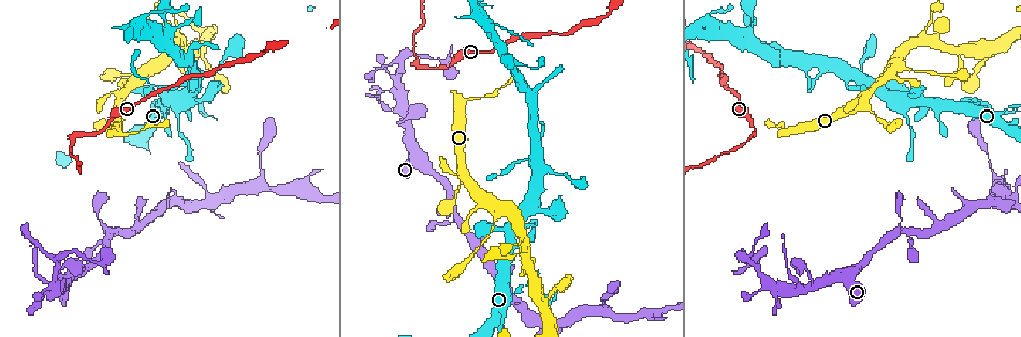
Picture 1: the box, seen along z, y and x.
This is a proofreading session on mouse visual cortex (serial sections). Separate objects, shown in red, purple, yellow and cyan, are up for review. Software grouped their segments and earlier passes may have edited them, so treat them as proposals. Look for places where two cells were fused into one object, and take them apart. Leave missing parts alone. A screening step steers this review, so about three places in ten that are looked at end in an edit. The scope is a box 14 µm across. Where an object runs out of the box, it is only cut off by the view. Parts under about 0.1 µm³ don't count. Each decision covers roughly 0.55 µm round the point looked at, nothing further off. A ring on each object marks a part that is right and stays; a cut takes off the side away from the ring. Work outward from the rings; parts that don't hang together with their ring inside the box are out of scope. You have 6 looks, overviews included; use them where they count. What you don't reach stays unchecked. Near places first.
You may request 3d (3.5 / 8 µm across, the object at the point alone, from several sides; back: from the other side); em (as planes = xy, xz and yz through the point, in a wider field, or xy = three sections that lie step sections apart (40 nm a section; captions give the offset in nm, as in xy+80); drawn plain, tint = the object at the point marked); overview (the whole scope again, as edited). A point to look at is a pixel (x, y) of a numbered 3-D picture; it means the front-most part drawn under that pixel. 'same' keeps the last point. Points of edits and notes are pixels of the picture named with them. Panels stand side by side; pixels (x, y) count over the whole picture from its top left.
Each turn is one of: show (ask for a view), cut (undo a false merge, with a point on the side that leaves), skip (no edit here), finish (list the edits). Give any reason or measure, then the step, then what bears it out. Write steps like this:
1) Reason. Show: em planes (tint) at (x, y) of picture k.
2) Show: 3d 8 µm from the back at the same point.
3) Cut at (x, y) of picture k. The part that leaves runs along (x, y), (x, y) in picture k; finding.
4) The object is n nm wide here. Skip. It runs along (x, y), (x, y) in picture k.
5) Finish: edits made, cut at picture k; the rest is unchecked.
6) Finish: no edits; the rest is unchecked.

Show: 3d 3.5 µm at (789, 133) of picture 1.

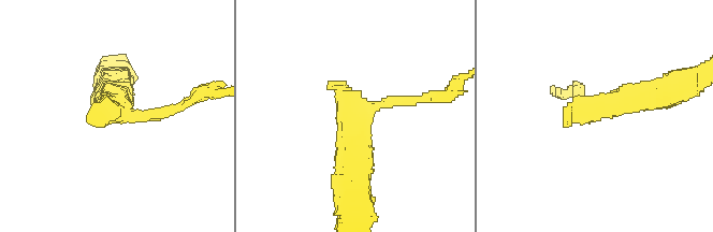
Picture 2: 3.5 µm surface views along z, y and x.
Shape alone is not enough. Show: em xy step 5 (tint) at (114, 107) of picture 2.

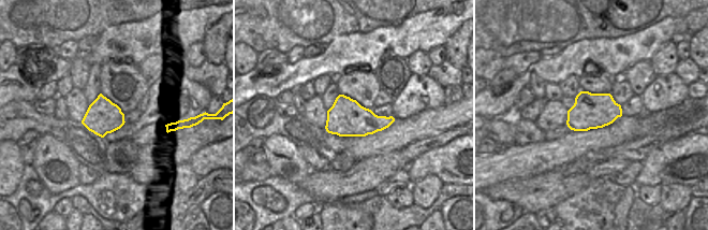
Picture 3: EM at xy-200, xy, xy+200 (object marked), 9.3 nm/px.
Skip. It runs along (354, 184), (354, 113), (420, 99) in picture 2; one cell here.

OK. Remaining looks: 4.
Sharp bend. Show: 3d 3.5 µm from the back at (522, 287) of picture 1.

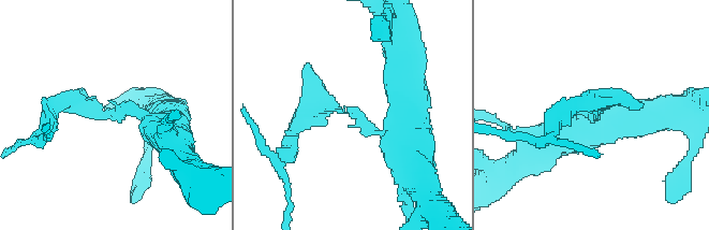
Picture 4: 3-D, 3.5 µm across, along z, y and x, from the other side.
Show: em xy step 1 (tint) at (596, 113) of picture 4.

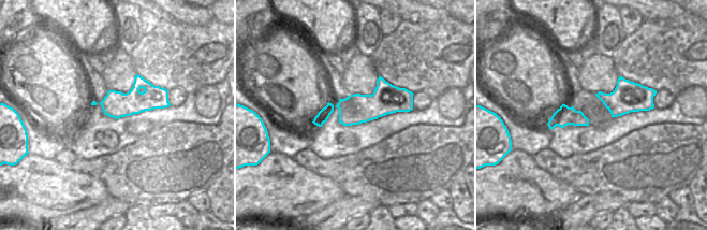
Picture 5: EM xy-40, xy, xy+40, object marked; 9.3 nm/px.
Cut at (614, 91) of picture 4. The part that leaves runs along (345, 113), (306, 115), (280, 154) in picture 4; two cells meet here.

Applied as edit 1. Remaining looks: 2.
Sharp bend. Show: 3d 3.5 µm at (418, 66) of picture 1.

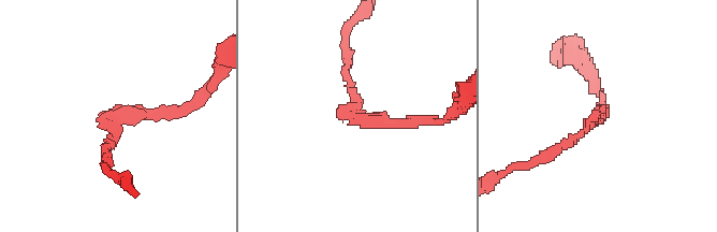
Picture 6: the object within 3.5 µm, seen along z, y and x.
Need the tissue. Show: em planes (tint) at (596, 120) of picture 6.

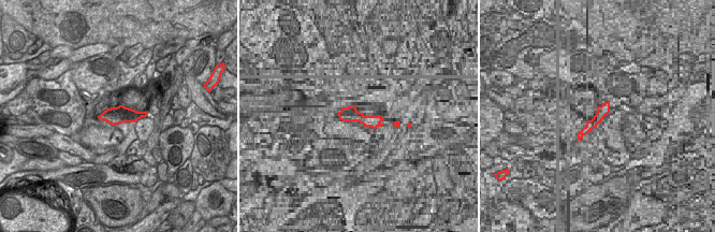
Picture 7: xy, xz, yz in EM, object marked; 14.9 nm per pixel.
Cut at (346, 69) of picture 6. The part that leaves runs along (355, 100), (346, 75), (346, 26) in picture 6; a second cell is stuck on.

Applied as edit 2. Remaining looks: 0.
Finish: edits made, cut at picture 4, cut at picture 6; the rest is unchecked.

